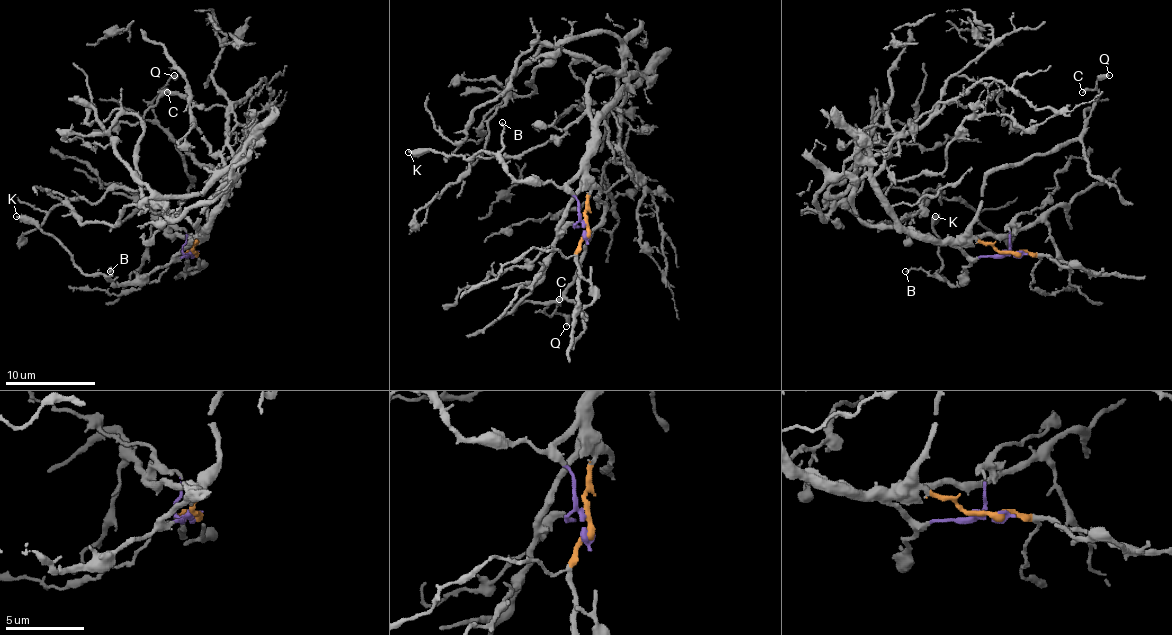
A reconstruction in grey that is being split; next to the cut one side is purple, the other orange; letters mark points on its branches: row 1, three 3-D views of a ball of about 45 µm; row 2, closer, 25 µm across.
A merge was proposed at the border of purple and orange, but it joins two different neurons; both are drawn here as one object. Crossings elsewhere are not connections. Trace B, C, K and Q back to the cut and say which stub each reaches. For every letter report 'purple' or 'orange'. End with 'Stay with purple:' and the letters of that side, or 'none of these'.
B: purple
C: orange
K: purple
Q: orange
Stay with purple: B, K

